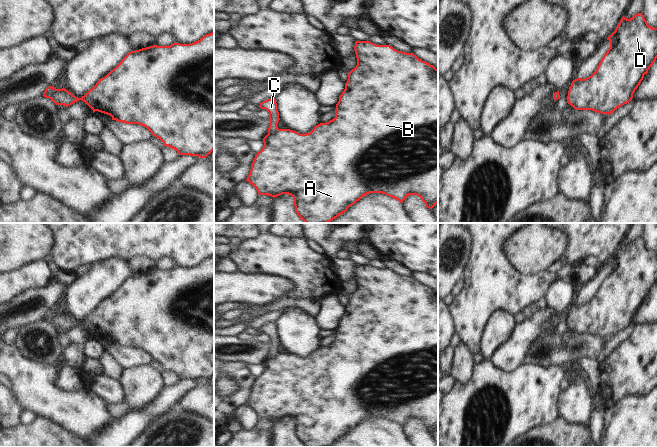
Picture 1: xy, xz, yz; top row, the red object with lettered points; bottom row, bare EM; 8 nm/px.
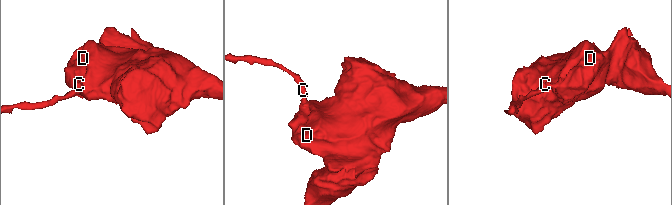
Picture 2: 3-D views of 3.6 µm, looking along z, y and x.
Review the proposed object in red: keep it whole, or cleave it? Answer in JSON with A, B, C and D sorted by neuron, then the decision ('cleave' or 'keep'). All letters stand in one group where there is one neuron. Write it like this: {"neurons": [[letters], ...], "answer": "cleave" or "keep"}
{"neurons": [["A", "B", "D"], ["C"]], "answer": "cleave"}

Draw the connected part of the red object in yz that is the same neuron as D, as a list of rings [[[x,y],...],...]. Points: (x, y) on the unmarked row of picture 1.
[[[642,237],[632,242],[621,242],[615,255],[607,262],[610,272],[601,283],[596,295],[585,303],[572,305],[567,326],[577,334],[592,334],[611,338],[617,332],[629,327],[644,299],[657,282],[657,252],[648,249]]]

